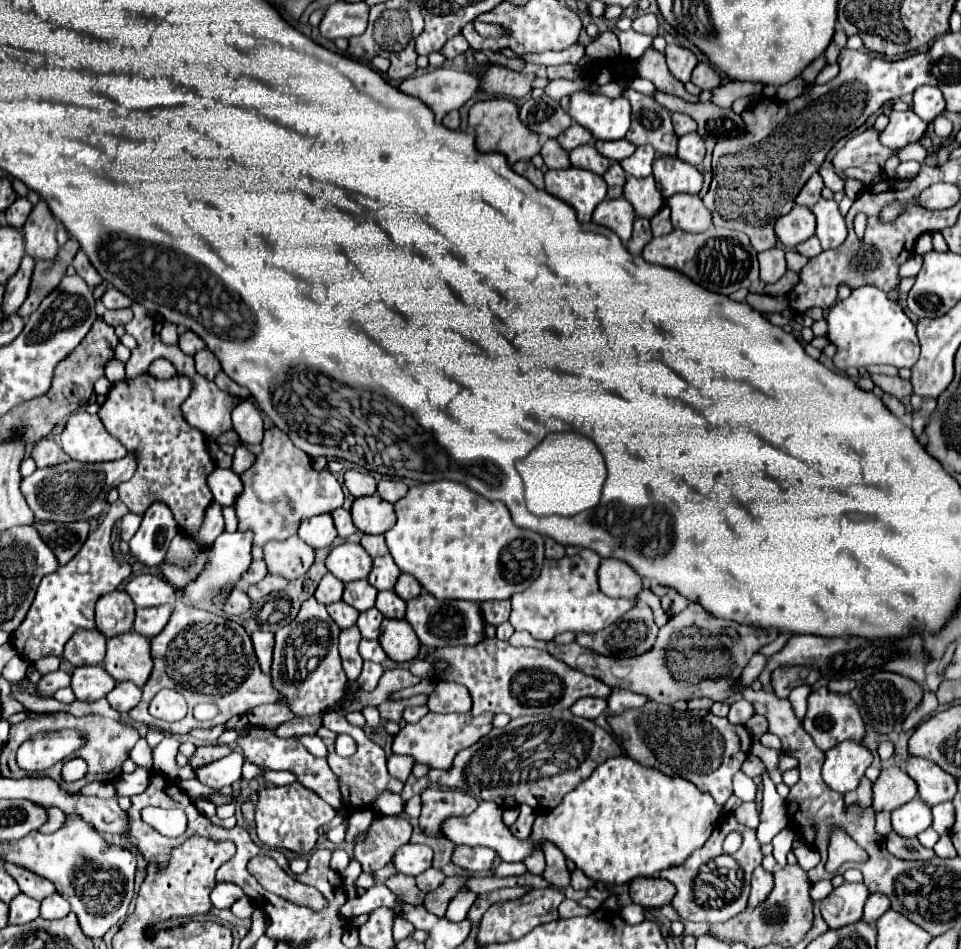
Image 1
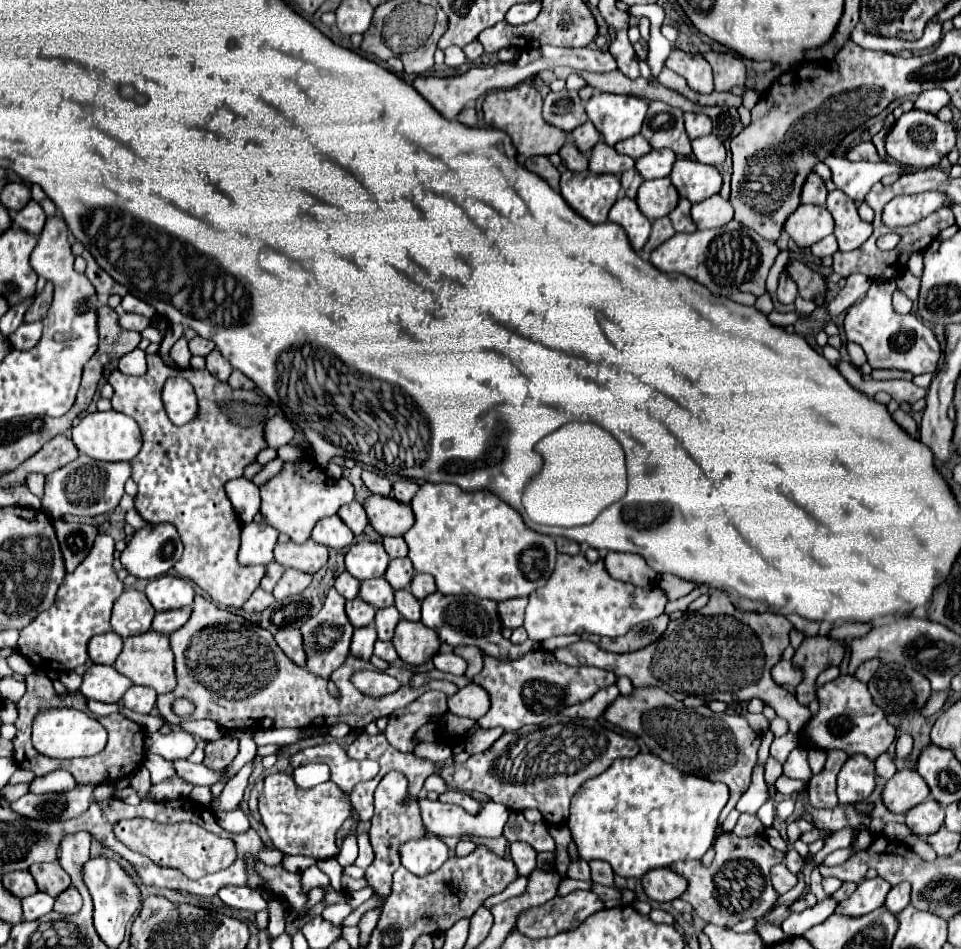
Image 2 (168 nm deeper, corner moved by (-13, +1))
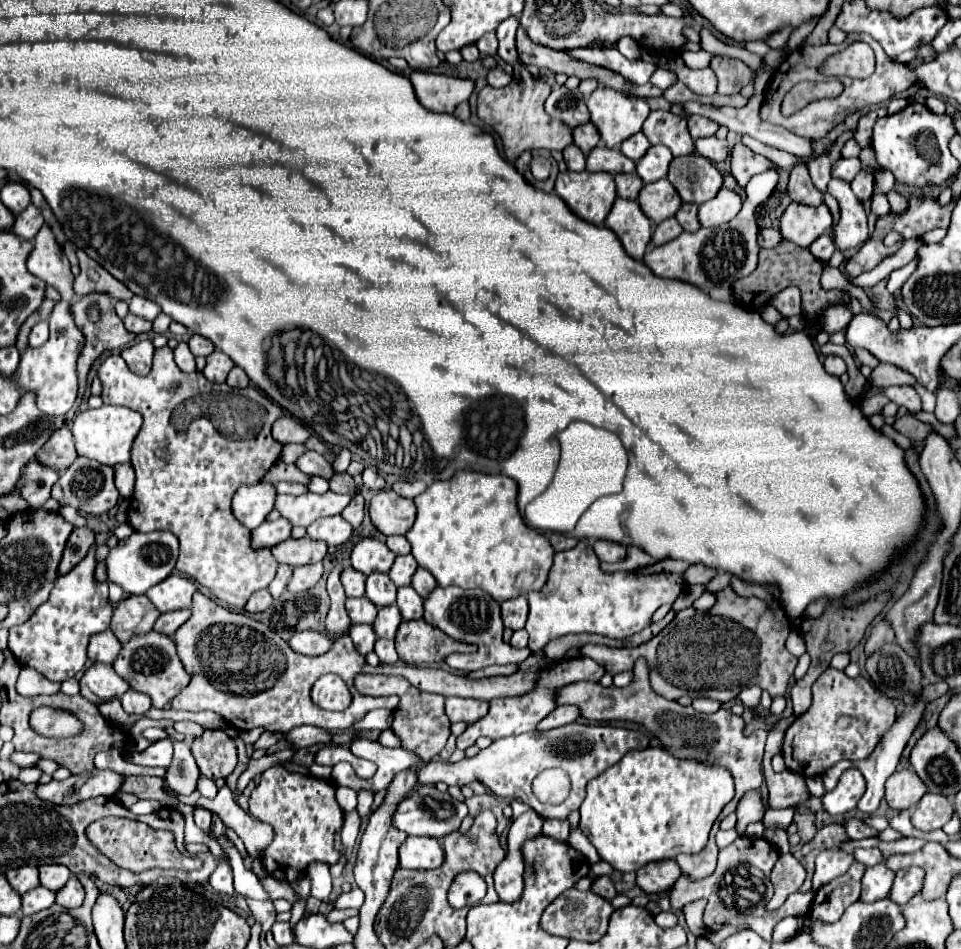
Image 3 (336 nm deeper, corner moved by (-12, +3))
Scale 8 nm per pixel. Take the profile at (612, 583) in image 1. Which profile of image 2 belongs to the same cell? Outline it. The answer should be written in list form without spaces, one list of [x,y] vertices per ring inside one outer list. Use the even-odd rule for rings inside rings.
[[[606,553],[604,557],[606,563],[606,571],[624,583],[632,583],[632,585],[648,585],[654,581],[656,573],[646,565],[646,561],[640,555],[632,555],[632,553]]]

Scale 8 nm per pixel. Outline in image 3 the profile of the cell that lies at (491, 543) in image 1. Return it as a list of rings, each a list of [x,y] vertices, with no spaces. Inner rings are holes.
[[[459,471],[447,481],[435,481],[413,501],[417,507],[417,519],[413,529],[405,537],[413,547],[411,553],[419,567],[431,571],[441,587],[479,587],[501,603],[507,599],[515,599],[527,591],[541,589],[547,583],[555,551],[545,535],[525,525],[517,507],[517,485],[511,477]]]

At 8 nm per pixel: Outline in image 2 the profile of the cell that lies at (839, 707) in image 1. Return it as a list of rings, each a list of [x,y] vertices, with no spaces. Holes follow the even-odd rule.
[[[840,675],[832,683],[826,683],[818,689],[820,699],[820,711],[816,717],[808,721],[808,725],[802,731],[802,737],[806,739],[808,747],[818,749],[842,749],[848,755],[862,753],[868,759],[876,759],[882,755],[896,739],[896,729],[886,721],[884,711],[872,703],[872,697],[866,689],[866,683],[850,677]]]

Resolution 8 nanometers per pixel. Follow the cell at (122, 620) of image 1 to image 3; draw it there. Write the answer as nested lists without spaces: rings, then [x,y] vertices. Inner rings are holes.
[[[127,597],[123,599],[111,619],[111,631],[121,643],[127,643],[135,635],[145,635],[153,629],[153,623],[157,621],[161,613],[157,607],[145,597]]]

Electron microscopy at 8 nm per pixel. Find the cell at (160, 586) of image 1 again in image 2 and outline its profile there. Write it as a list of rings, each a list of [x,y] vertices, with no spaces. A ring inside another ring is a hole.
[[[162,575],[158,579],[152,579],[146,585],[144,593],[156,611],[168,611],[192,605],[194,599],[192,585],[176,575]]]

